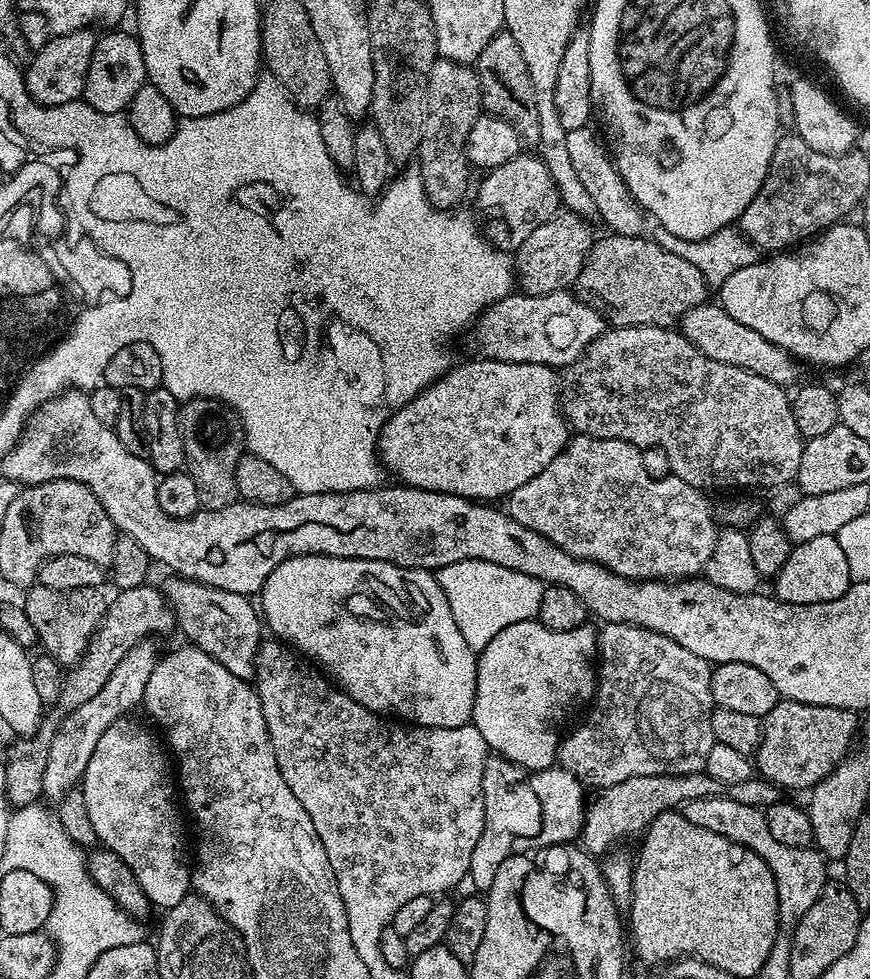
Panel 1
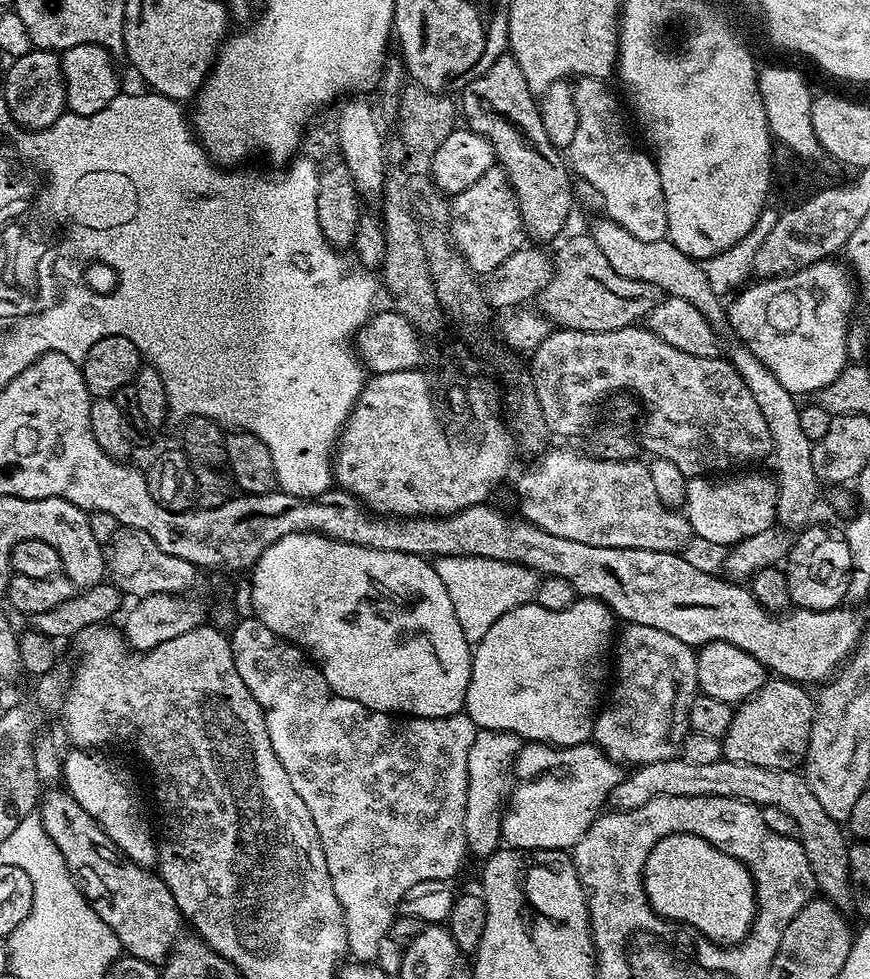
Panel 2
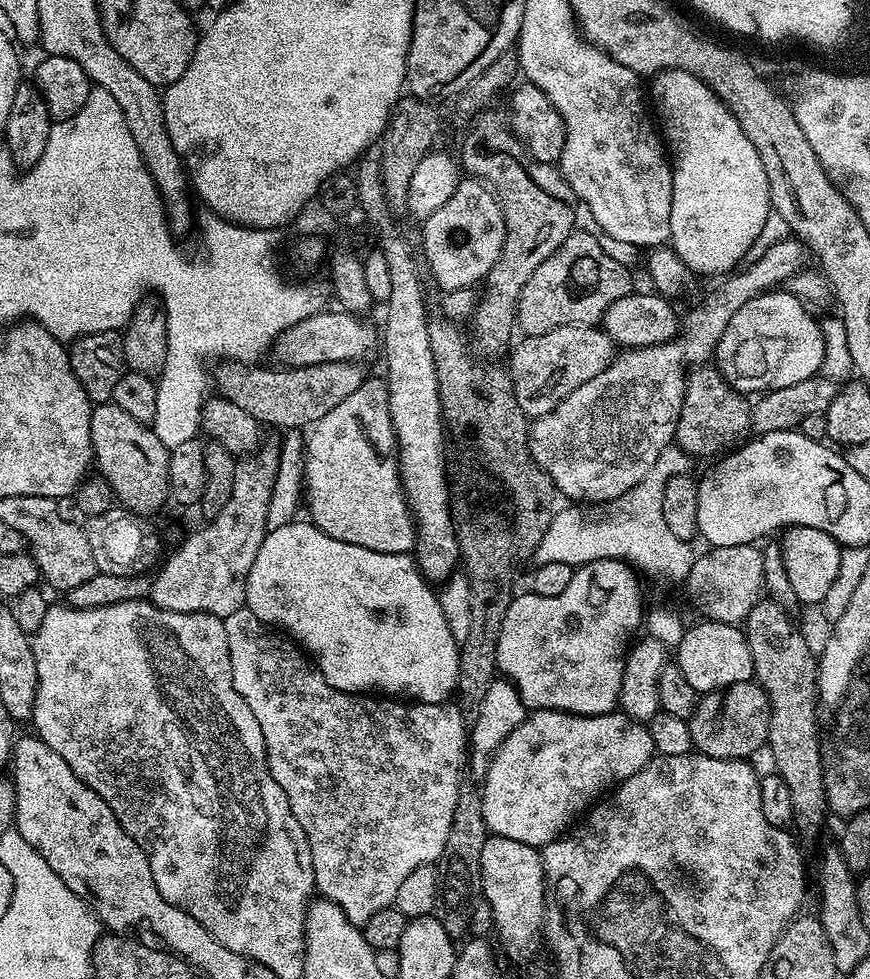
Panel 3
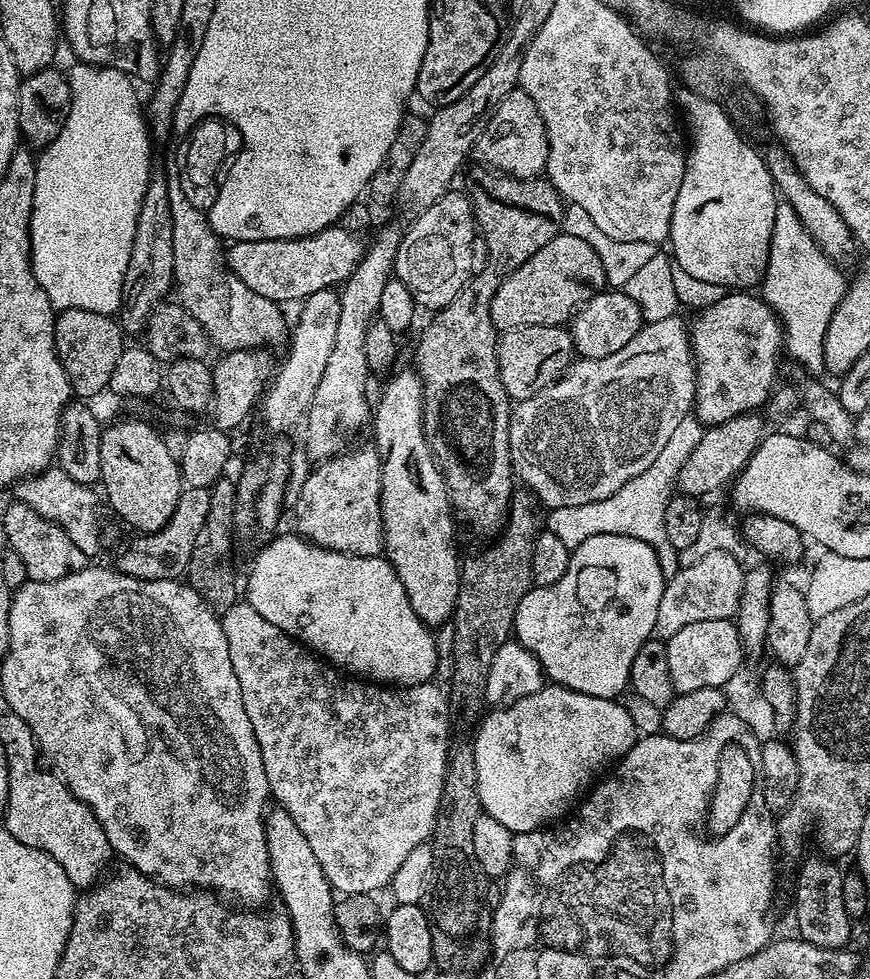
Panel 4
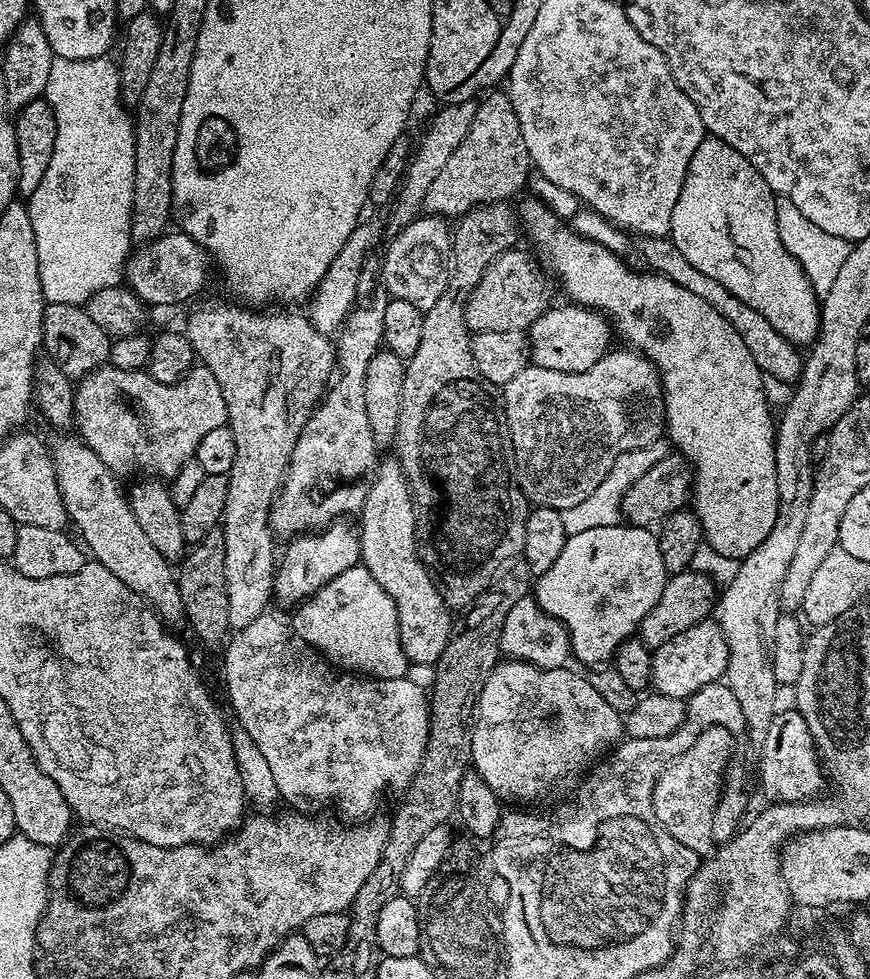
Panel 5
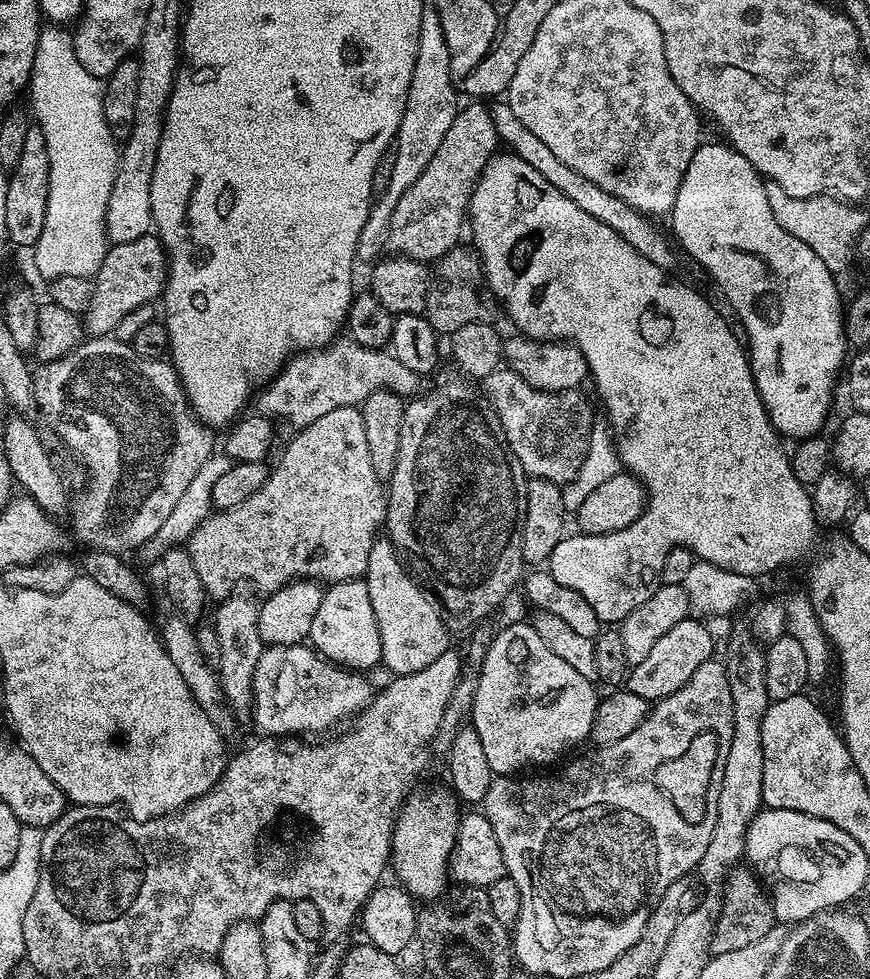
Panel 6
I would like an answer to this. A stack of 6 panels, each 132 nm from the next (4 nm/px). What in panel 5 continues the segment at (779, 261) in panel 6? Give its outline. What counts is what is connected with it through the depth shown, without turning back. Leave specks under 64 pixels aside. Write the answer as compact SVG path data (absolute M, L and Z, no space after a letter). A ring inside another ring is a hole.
M705 135L698 150L694 150L694 158L690 158L682 194L678 194L678 203L674 205L670 238L674 242L674 246L678 246L678 250L682 250L686 262L690 262L690 266L695 266L698 270L702 270L702 274L707 274L717 282L722 282L722 286L726 286L726 290L730 290L730 294L734 294L734 298L742 298L742 302L746 302L746 306L754 306L754 310L758 310L758 314L762 314L762 318L766 318L766 322L770 322L770 326L774 326L774 330L778 330L778 334L782 334L782 338L786 338L797 346L808 346L820 335L822 300L810 286L810 278L806 278L802 266L792 257L790 250L786 250L786 246L782 246L782 238L778 238L776 196L772 187L765 182L762 174L758 174L758 170L754 170L754 166L750 166L750 162L746 162L746 158L742 158L742 154L738 154L738 150L734 150L734 146L726 146L726 142L722 142L717 136Z

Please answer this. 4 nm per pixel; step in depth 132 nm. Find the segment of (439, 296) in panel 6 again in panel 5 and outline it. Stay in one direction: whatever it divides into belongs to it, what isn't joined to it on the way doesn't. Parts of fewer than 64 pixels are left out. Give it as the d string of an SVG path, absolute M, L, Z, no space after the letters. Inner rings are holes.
M519 247L508 249L498 258L494 258L494 262L482 274L464 311L469 332L473 334L486 330L524 332L553 303L553 285L550 283L549 273L531 251L528 251L529 253L520 251Z

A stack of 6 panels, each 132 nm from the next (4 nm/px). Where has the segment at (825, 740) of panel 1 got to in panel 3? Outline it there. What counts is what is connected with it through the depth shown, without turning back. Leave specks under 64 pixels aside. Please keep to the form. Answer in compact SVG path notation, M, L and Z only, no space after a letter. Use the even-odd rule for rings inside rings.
M755 679L731 684L718 692L703 693L697 699L694 714L687 720L693 749L703 756L723 760L752 758L759 748L767 745L771 713L770 702Z

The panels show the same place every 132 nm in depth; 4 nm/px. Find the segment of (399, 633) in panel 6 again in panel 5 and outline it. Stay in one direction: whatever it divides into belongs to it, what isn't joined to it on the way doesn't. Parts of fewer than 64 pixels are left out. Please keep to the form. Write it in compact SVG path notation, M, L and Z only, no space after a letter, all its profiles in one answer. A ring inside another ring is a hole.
M395 458L381 459L376 469L376 479L366 494L366 502L358 513L358 531L360 534L360 559L362 567L374 574L374 582L394 598L394 606L398 610L398 630L402 638L402 650L406 654L409 665L435 665L436 660L446 650L446 642L452 633L454 616L446 606L442 594L429 574L428 568L420 561L420 549L416 538L416 506L412 502L412 491L408 489L408 479L400 469L400 461Z

